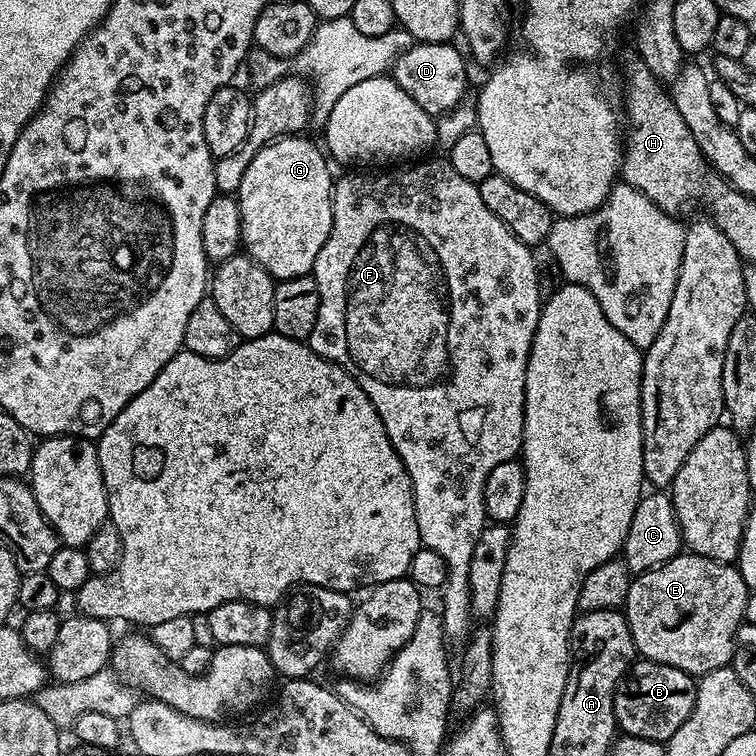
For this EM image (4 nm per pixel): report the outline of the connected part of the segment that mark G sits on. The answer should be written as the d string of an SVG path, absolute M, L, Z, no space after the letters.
M300 134L283 136L258 150L258 154L254 154L254 162L250 162L250 166L246 166L246 174L242 174L242 186L238 193L242 210L240 242L243 251L254 262L258 262L258 266L265 268L277 282L309 275L316 264L318 250L322 250L332 229L334 172L328 169L329 161L325 153L304 138Z

